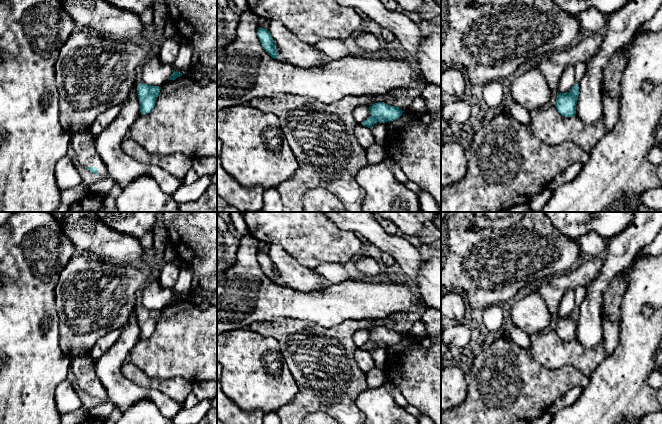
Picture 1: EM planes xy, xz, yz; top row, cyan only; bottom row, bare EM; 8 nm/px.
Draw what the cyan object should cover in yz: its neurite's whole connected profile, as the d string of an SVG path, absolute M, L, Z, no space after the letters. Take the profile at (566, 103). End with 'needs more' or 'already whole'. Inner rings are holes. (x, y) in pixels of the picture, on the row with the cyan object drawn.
M578 62L575 65L575 71L576 83L572 87L572 89L567 93L557 92L557 100L555 103L555 107L563 117L572 117L576 114L576 104L579 95L579 82L586 71L585 63Z; needs more

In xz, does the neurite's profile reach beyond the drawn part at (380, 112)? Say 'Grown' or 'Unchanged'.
Unchanged

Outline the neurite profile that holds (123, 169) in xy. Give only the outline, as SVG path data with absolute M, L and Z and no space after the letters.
M134 84L117 118L94 137L94 147L106 165L107 175L122 189L138 177L147 175L153 177L165 193L172 195L184 184L183 179L172 176L159 166L148 166L136 161L121 147L123 139L140 115L137 86Z

